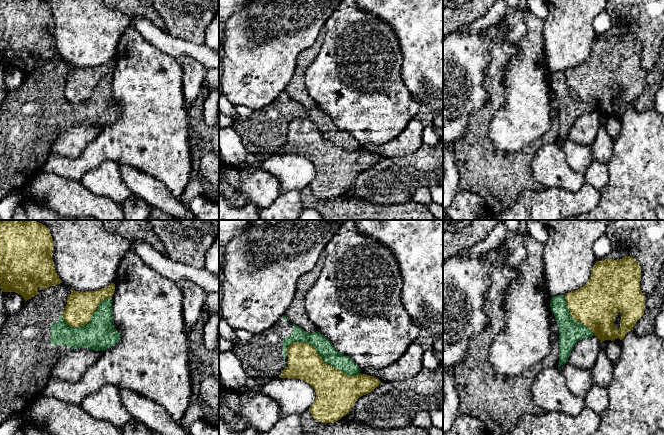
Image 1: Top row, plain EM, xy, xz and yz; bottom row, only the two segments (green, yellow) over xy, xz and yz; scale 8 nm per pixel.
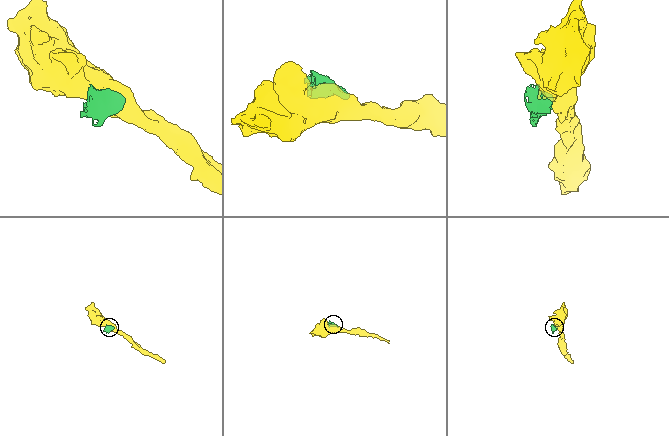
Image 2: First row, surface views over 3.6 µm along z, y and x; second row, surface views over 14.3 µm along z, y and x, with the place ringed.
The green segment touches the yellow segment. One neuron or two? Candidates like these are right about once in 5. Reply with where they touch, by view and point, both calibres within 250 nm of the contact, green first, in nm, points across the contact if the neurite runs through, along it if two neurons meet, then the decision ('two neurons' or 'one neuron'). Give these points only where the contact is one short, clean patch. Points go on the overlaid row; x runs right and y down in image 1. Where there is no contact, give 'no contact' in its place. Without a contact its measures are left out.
meets green in xz at (321, 357); 140 nm thick on the green side, 280 nm on the other; border along xz (285, 349), (306, 342), (328, 364), (349, 375), (359, 373); two neurons

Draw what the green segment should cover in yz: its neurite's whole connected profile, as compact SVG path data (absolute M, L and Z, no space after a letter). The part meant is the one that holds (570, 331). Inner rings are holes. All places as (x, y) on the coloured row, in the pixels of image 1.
M565 295L552 297L550 307L559 326L558 366L560 367L568 362L569 355L576 342L595 336L595 334L586 325L573 319L565 301Z

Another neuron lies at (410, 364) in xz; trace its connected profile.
M412 343L404 353L404 355L395 363L378 369L361 369L360 373L364 375L374 376L381 382L401 381L411 378L421 372L424 368L422 365L422 356L424 350L420 344Z

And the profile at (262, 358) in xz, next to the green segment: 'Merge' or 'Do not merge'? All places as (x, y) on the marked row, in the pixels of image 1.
Merge

